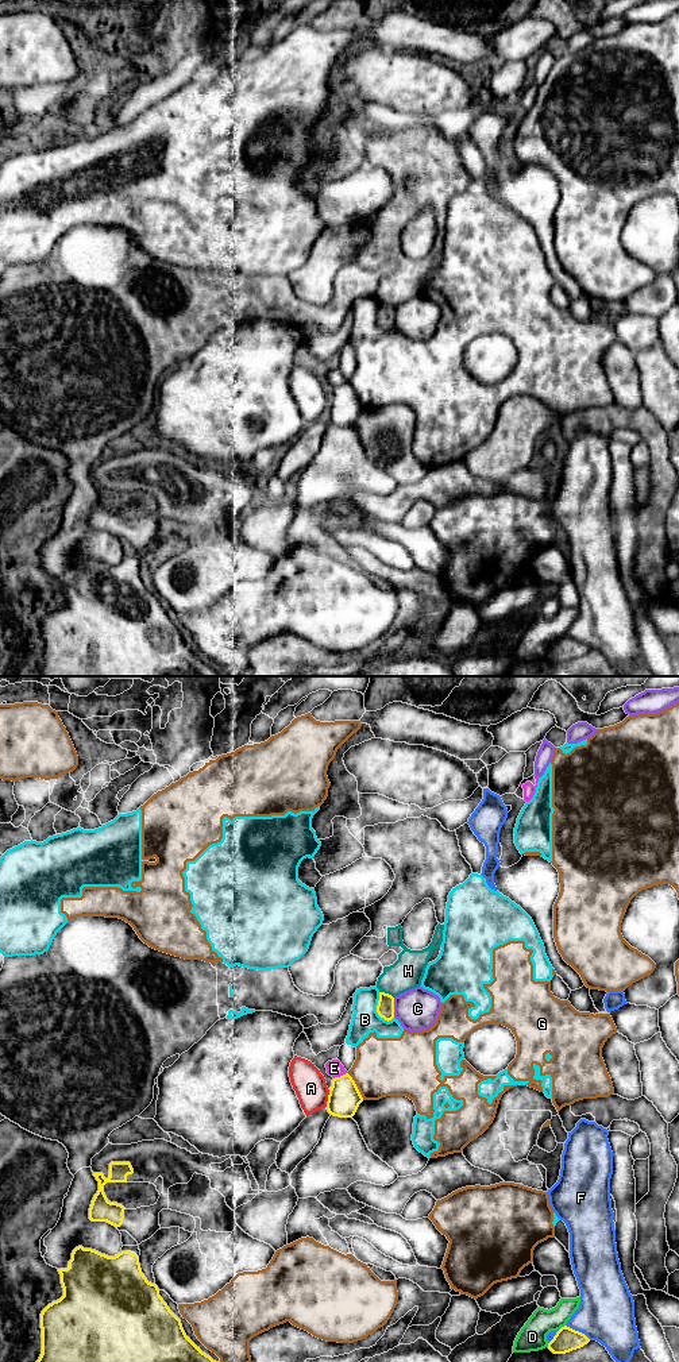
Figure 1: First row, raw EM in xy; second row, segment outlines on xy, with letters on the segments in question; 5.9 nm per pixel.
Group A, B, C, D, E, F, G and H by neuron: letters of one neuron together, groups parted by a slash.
A / B G / C / D / E / F / H

